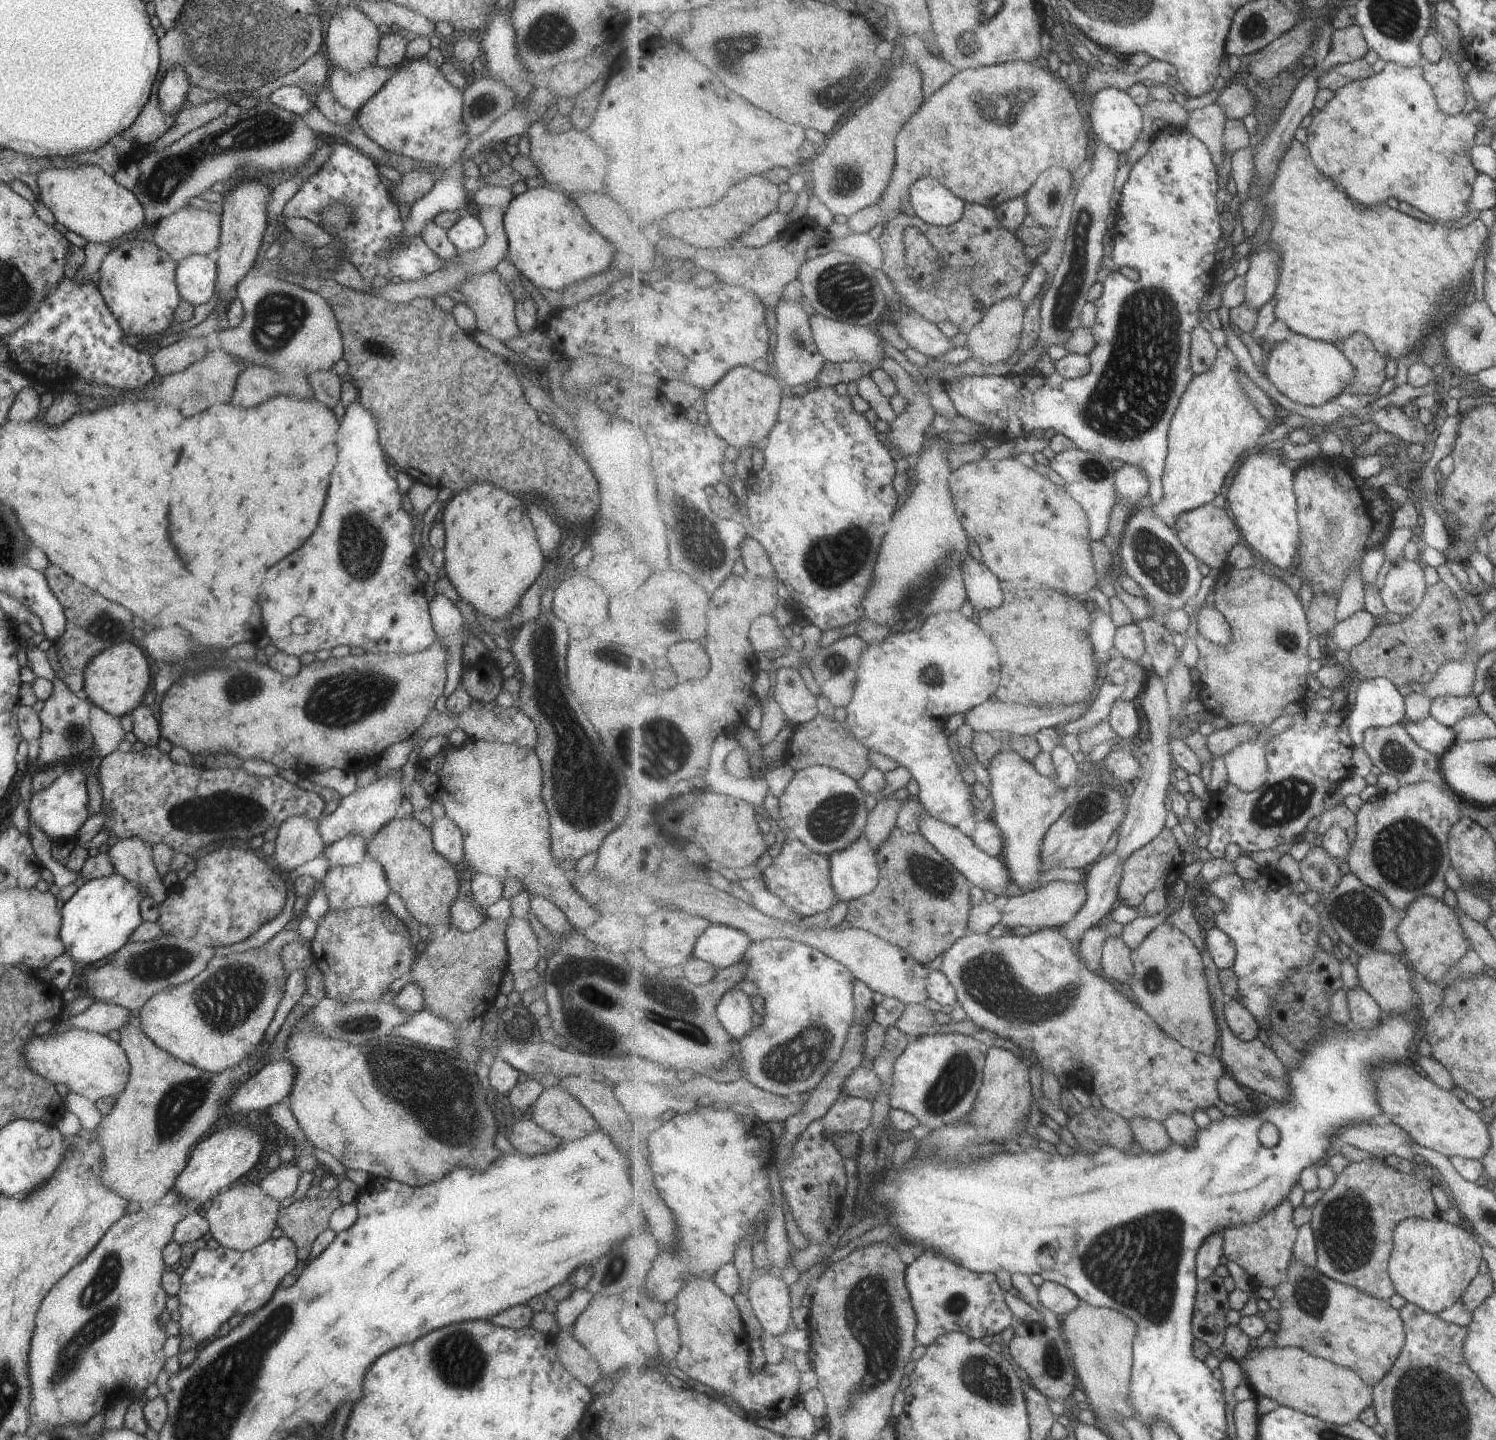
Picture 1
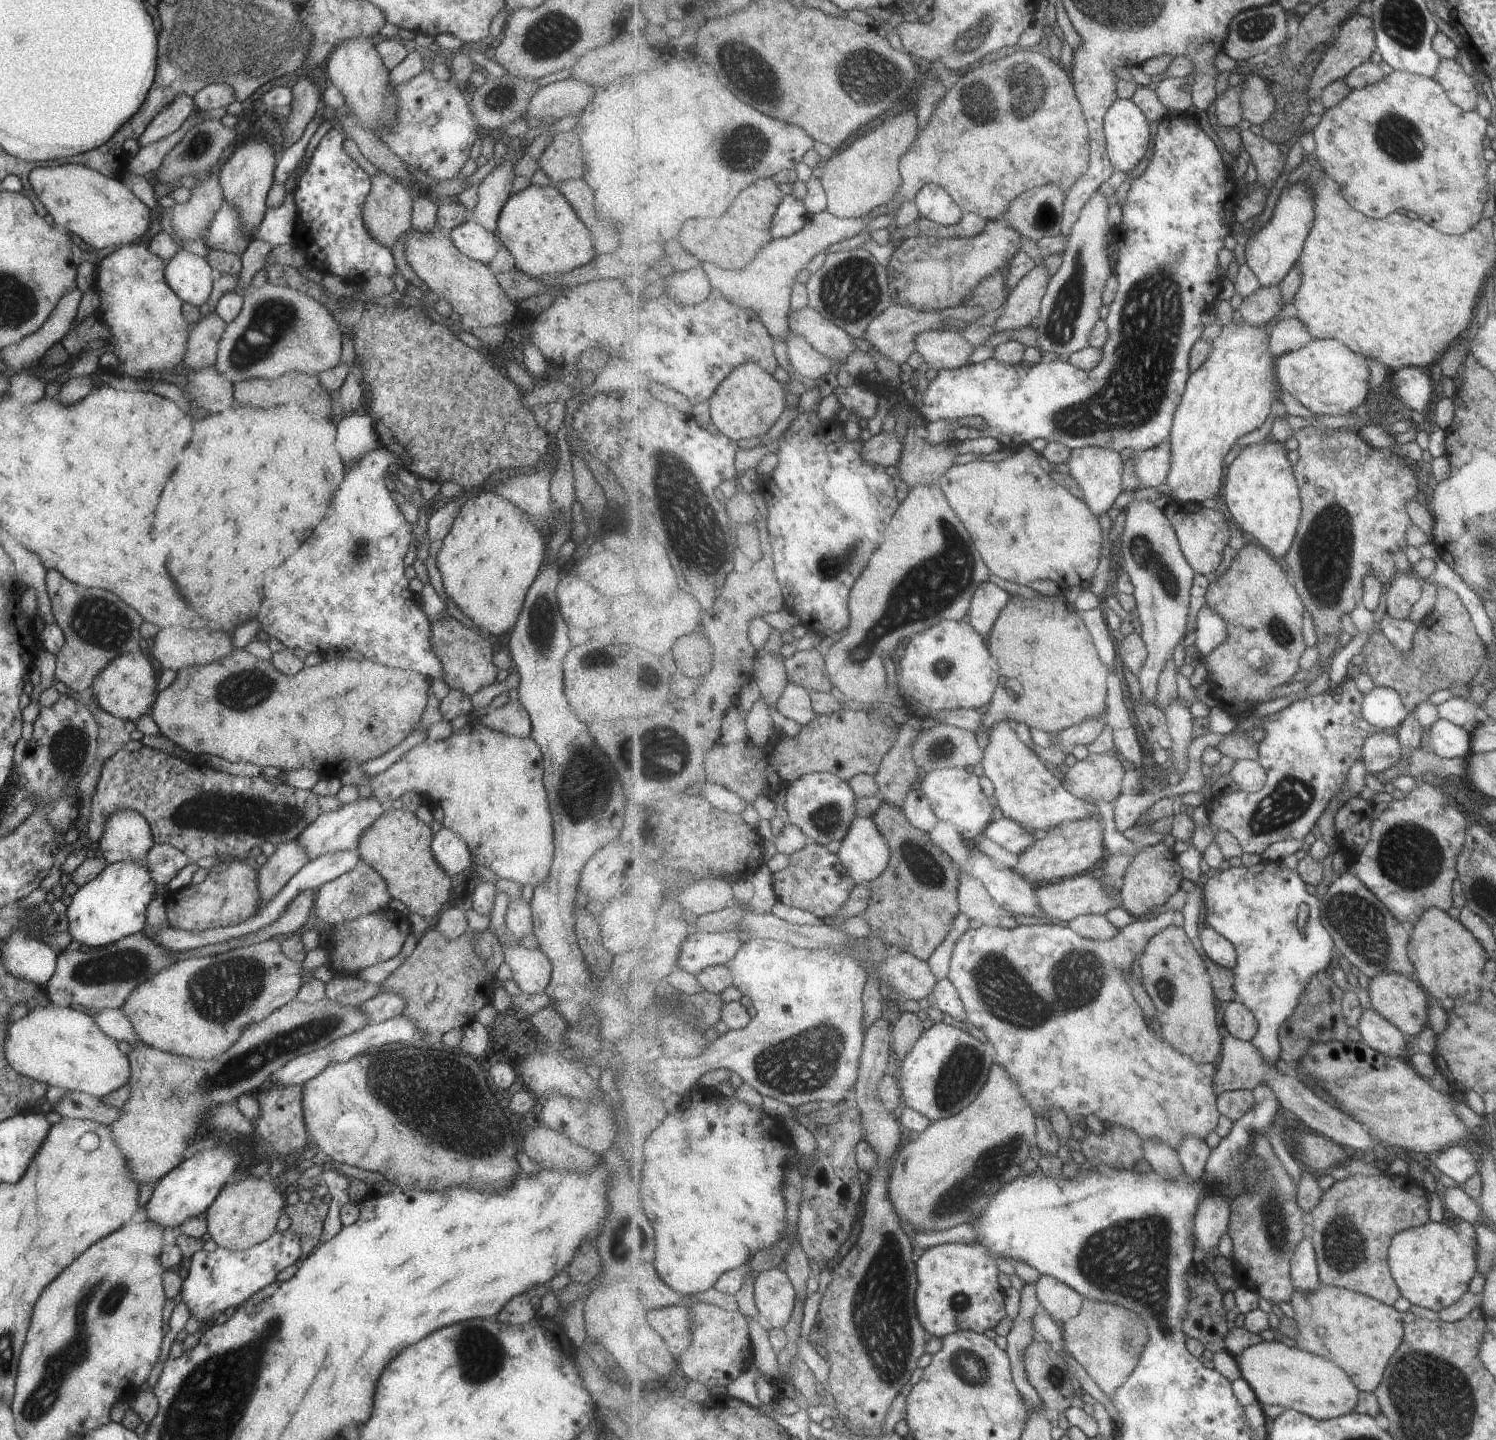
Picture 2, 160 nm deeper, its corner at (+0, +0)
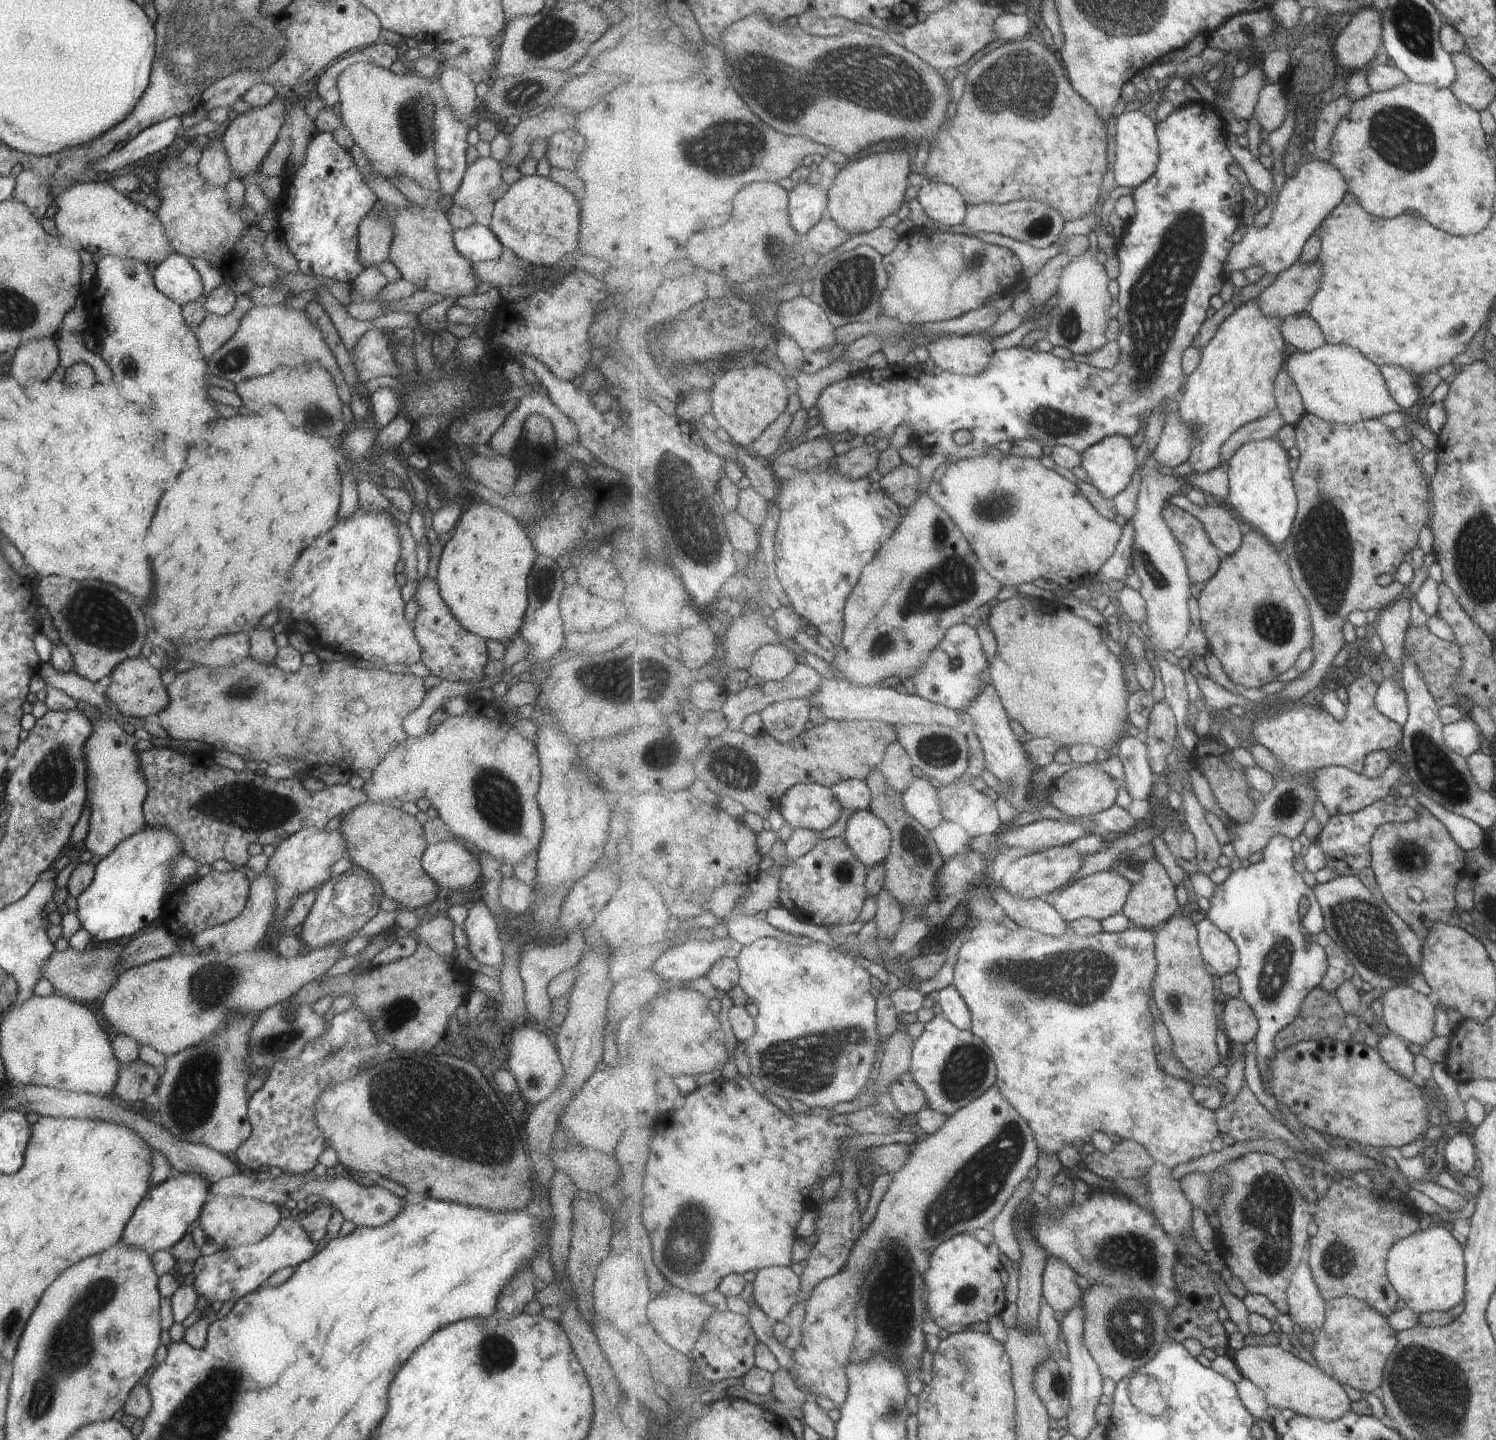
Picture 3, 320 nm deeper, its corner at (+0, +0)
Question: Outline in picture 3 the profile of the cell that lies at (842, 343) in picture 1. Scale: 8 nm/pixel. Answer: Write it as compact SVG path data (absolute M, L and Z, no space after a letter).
M795 297L789 301L783 301L778 306L778 324L783 332L791 335L806 351L830 350L837 346L836 330L828 320L828 314L815 304L809 297Z

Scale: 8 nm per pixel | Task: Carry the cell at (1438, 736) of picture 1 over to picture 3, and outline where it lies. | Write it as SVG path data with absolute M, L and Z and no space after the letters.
M1459 718L1455 722L1442 725L1444 743L1454 753L1463 758L1479 751L1479 730L1472 719Z

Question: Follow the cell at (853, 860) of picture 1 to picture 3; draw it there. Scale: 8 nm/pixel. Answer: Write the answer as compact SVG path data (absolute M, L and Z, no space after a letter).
M871 810L853 813L845 823L843 837L867 868L883 864L890 855L892 832Z

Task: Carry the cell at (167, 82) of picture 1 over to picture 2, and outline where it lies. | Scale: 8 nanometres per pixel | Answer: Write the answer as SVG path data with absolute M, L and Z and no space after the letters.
M185 95L176 96L153 117L145 130L142 130L141 134L136 138L139 148L175 132L193 110L195 110L195 106L191 97Z

